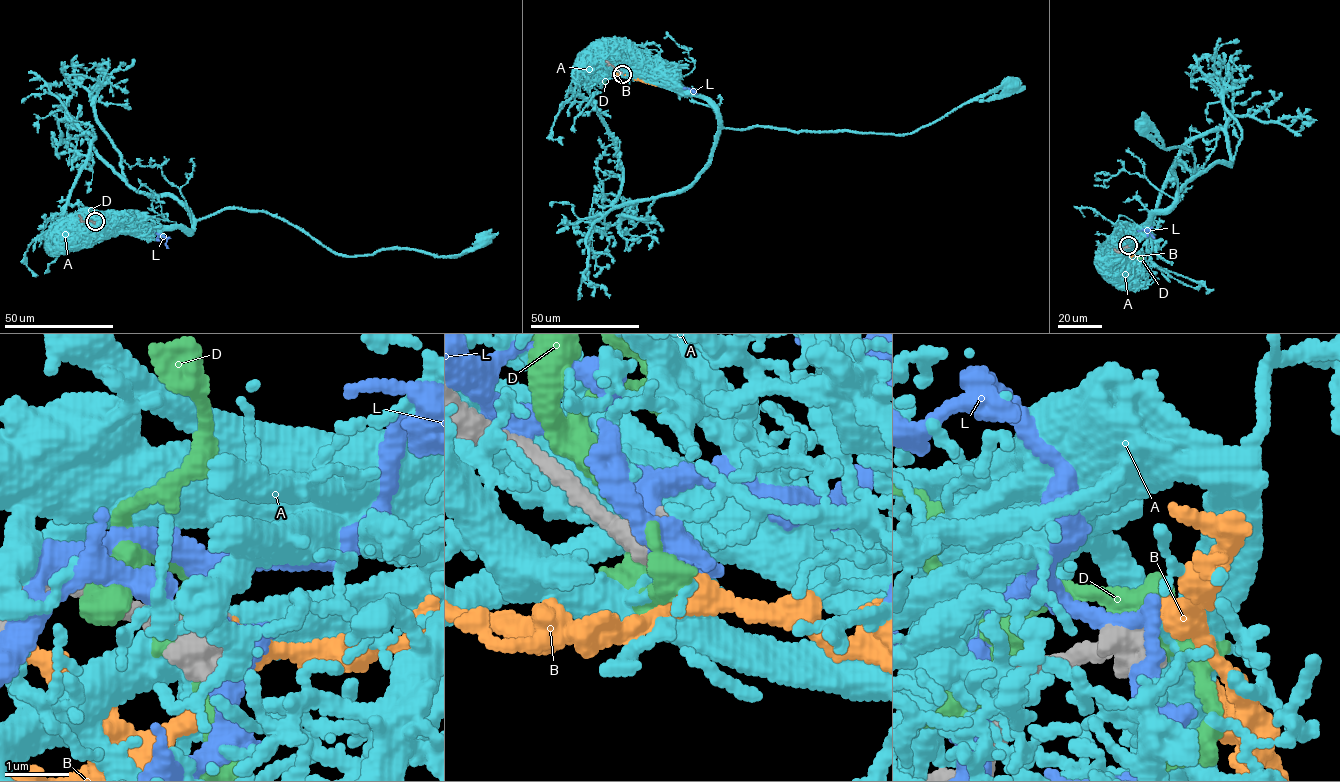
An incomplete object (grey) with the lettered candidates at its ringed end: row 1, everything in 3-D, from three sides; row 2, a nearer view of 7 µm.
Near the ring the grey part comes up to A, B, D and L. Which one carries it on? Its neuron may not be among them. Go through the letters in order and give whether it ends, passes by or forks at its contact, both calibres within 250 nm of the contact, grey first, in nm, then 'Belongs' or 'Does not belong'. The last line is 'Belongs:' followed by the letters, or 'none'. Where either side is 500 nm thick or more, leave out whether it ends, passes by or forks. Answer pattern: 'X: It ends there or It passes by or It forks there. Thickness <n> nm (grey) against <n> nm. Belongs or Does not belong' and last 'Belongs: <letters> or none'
A: Thickness 600 nm (grey) against 300 nm. Does not belong
B: Thickness 550 nm (grey) against 320 nm. Belongs
D: Thickness 600 nm (grey) against 480 nm. Does not belong
L: Thickness 600 nm (grey) against 240 nm. Does not belong
Belongs: B

